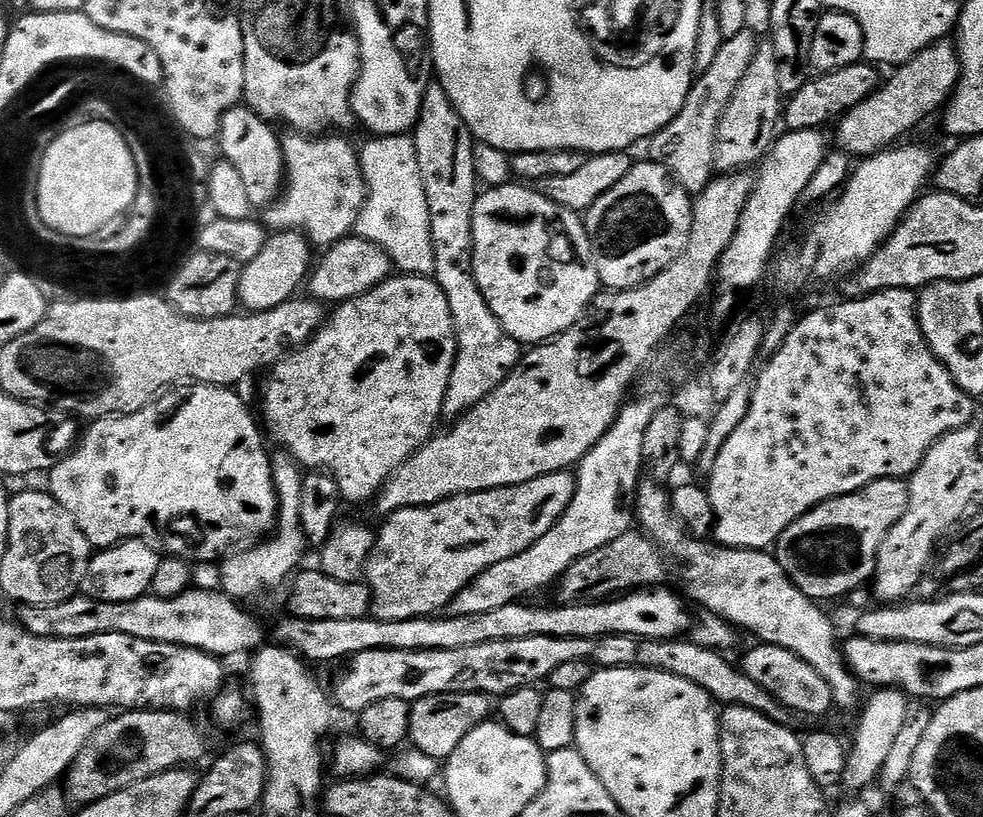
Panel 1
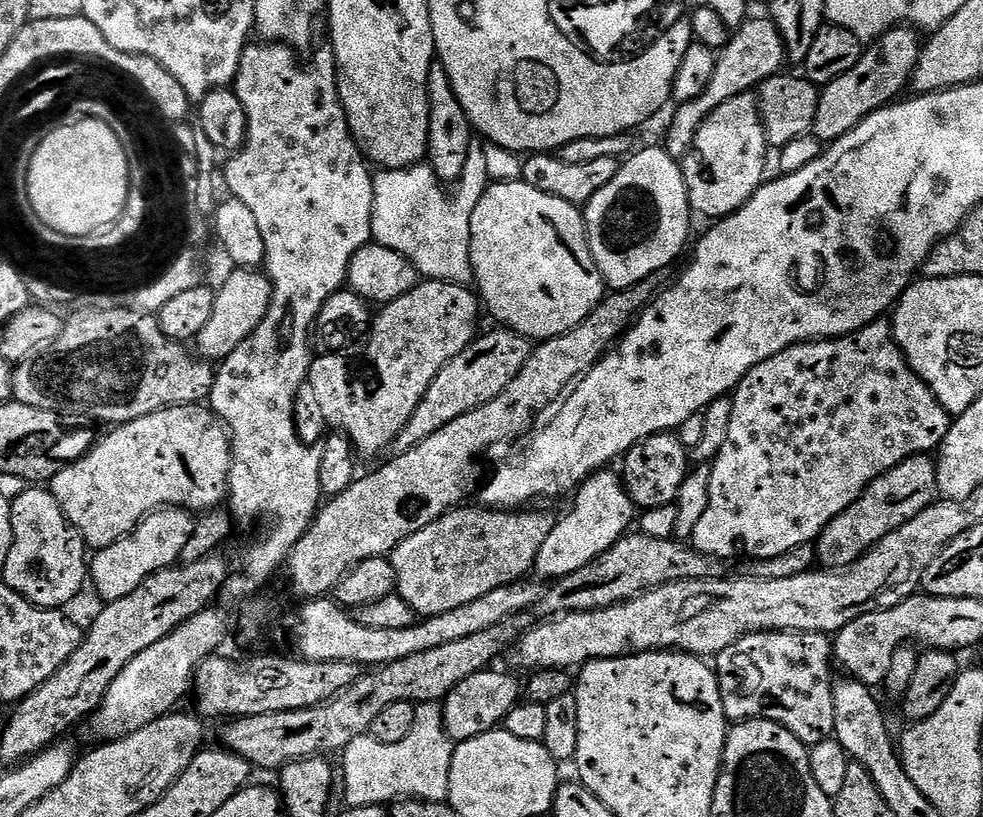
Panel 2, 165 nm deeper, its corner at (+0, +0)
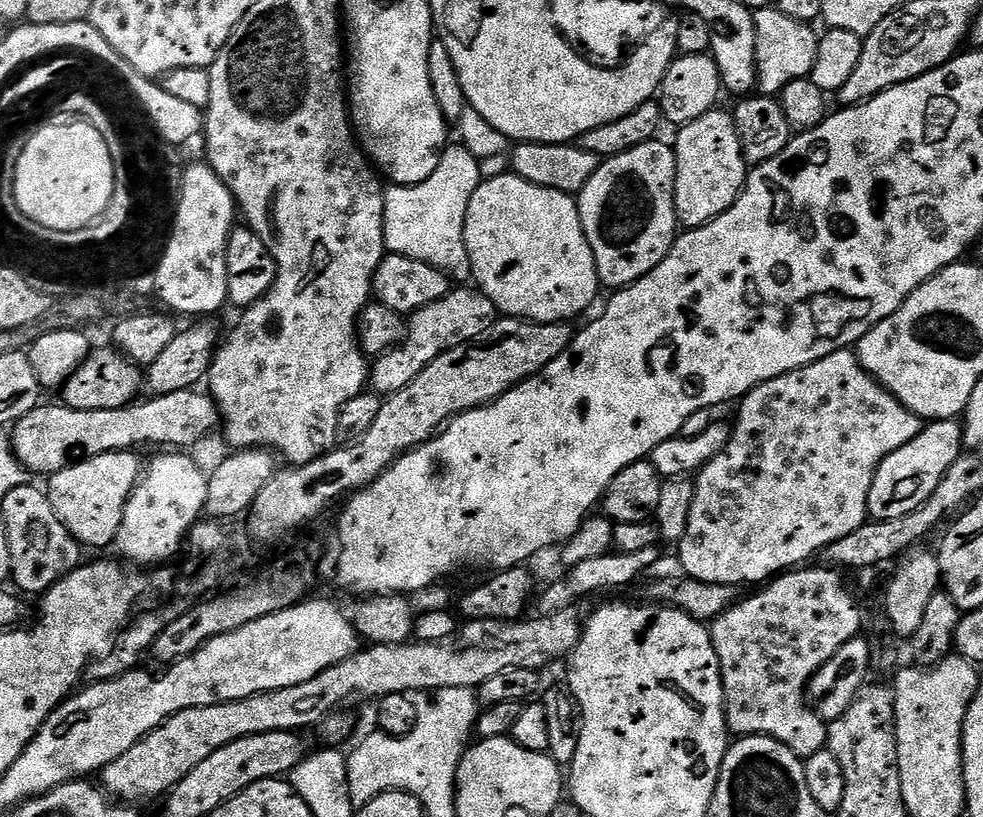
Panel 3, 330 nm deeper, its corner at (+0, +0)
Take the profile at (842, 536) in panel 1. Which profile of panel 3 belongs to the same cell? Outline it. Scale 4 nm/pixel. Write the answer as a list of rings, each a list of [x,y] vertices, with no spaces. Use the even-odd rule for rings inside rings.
[[[959,419],[934,420],[925,423],[919,434],[906,446],[894,450],[878,466],[872,479],[868,495],[868,514],[874,520],[889,520],[902,514],[910,514],[910,510],[918,510],[922,502],[934,494],[938,482],[950,470],[950,466],[962,454],[964,430]]]

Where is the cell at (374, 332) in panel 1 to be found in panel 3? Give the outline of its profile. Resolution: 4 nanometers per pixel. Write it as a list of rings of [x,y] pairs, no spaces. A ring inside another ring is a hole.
[[[472,286],[453,287],[445,296],[438,298],[438,302],[430,302],[430,306],[411,313],[403,344],[390,349],[383,356],[375,357],[370,368],[371,387],[380,394],[402,390],[402,386],[414,382],[414,378],[418,378],[418,374],[422,374],[422,370],[426,370],[426,366],[430,366],[430,362],[438,358],[438,354],[476,340],[497,319],[494,302],[490,302],[484,292]]]

